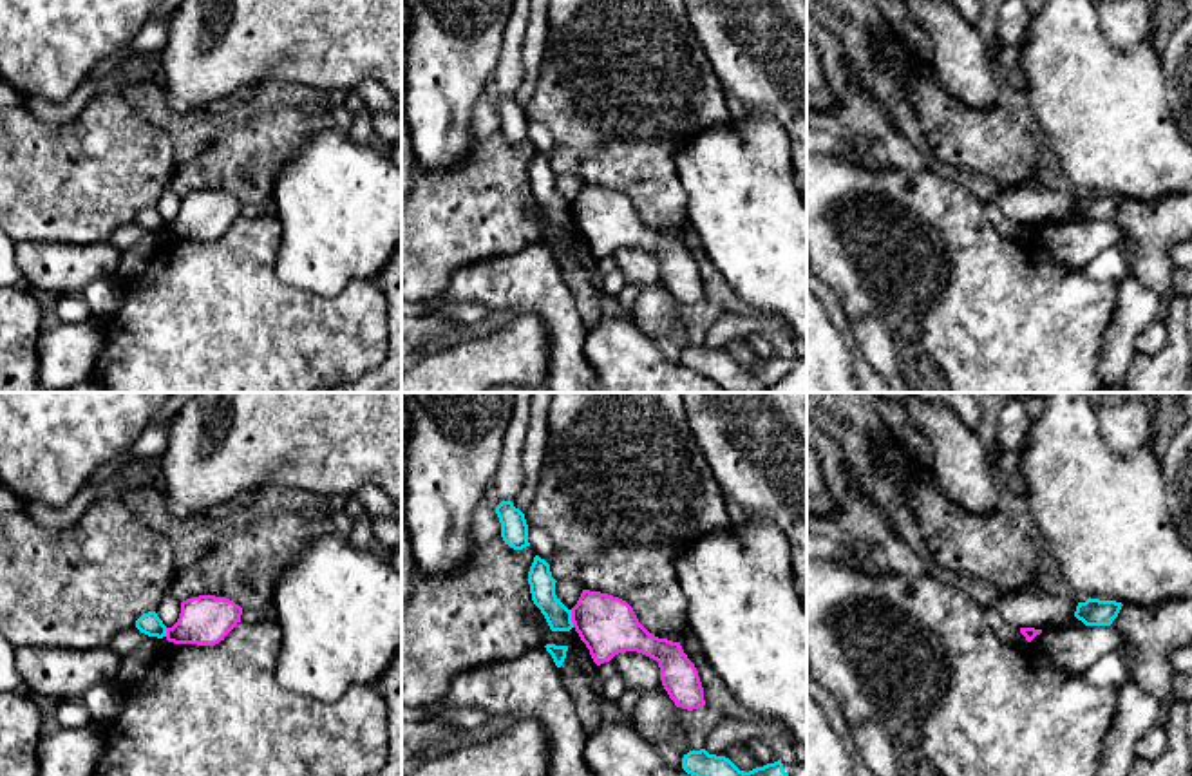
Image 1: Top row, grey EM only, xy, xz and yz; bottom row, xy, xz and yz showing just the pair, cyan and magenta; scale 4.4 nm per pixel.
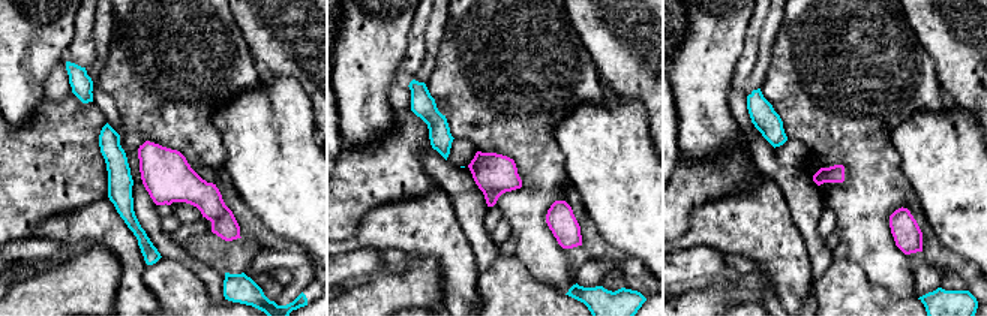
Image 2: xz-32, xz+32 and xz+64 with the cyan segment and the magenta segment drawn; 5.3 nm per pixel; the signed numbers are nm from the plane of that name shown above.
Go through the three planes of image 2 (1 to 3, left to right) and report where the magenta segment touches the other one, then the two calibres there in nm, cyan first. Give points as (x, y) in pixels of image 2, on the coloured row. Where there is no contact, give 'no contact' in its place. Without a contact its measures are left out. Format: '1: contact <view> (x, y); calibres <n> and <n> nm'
1: no contact
2: no contact
3: no contact

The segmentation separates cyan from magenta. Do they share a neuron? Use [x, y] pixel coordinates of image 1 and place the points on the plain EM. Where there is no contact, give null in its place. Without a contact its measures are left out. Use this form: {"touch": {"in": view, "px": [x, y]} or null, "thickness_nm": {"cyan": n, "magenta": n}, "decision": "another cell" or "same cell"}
{"touch": {"in": "xz", "px": [570, 214]}, "thickness_nm": {"cyan": 110, "magenta": 260}, "decision": "another cell"}

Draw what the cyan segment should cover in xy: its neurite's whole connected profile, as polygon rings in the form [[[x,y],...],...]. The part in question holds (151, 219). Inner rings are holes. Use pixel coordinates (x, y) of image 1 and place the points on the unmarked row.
[[[156,206],[143,208],[136,215],[136,222],[148,232],[157,232],[157,233],[166,232],[166,221],[163,219],[163,215],[157,212]]]

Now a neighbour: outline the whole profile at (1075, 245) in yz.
[[[1112,221],[1042,224],[1031,235],[1062,266],[1083,270],[1102,250],[1123,246],[1125,237]]]

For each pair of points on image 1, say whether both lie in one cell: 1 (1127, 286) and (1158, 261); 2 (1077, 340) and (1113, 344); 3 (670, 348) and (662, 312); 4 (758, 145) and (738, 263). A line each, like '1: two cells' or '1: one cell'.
1: two cells
2: two cells
3: two cells
4: one cell

